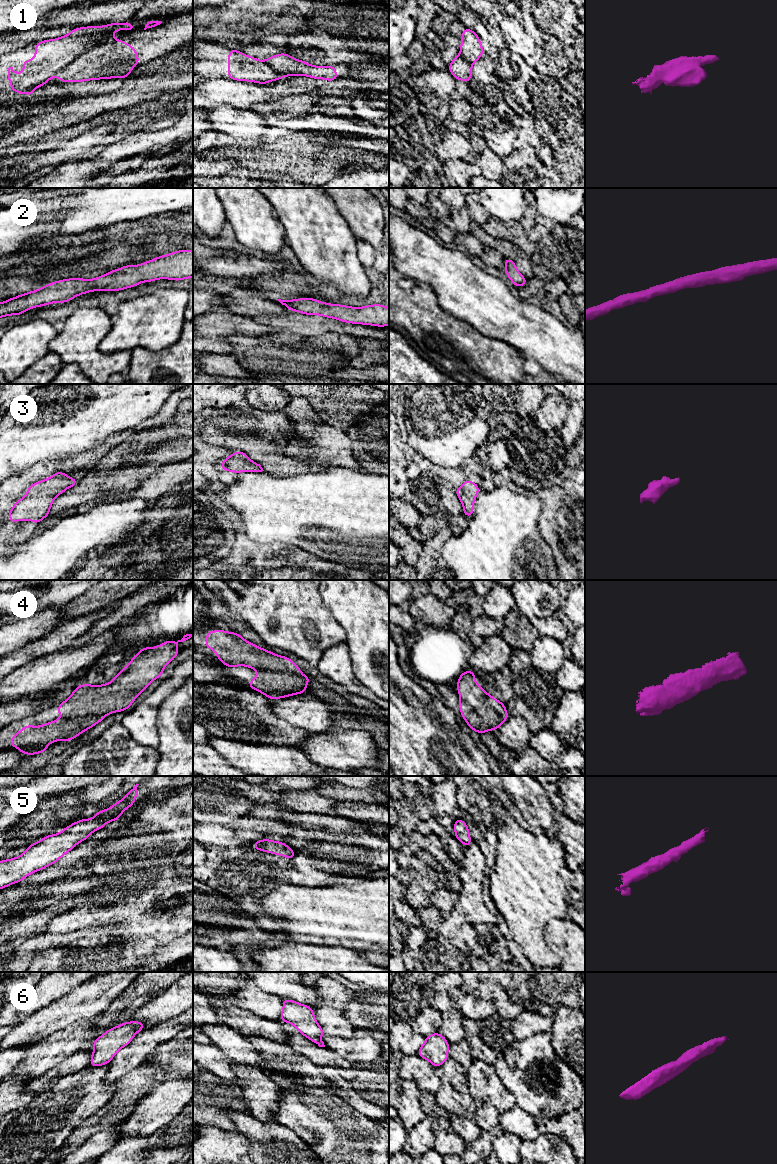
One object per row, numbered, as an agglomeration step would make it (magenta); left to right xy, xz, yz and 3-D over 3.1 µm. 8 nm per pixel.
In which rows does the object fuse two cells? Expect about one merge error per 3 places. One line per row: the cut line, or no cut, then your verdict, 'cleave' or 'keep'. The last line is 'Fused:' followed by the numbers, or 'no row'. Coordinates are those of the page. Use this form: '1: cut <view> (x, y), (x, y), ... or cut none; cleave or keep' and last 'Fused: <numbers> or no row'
1: cut xy (111, 38), (90, 47), (56, 74); cleave
2: cut none; keep
3: cut none; keep
4: cut none; keep
5: cut none; keep
6: cut none; keep
Fused: 1

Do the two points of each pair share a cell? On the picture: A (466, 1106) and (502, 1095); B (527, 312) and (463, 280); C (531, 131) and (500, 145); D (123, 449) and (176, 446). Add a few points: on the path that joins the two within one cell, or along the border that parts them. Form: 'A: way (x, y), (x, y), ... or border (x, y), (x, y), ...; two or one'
A: border (466, 1081), (469, 1094), (477, 1102); two
B: way (511, 312), (495, 312), (479, 296); one
C: way (523, 131), (514, 131), (508, 137); one
D: way (136, 452), (139, 455), (163, 455); one

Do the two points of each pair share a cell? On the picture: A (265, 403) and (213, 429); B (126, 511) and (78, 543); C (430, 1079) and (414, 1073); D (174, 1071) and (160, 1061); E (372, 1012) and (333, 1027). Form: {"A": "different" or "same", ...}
{"A": "different", "B": "same", "C": "same", "D": "same", "E": "different"}

